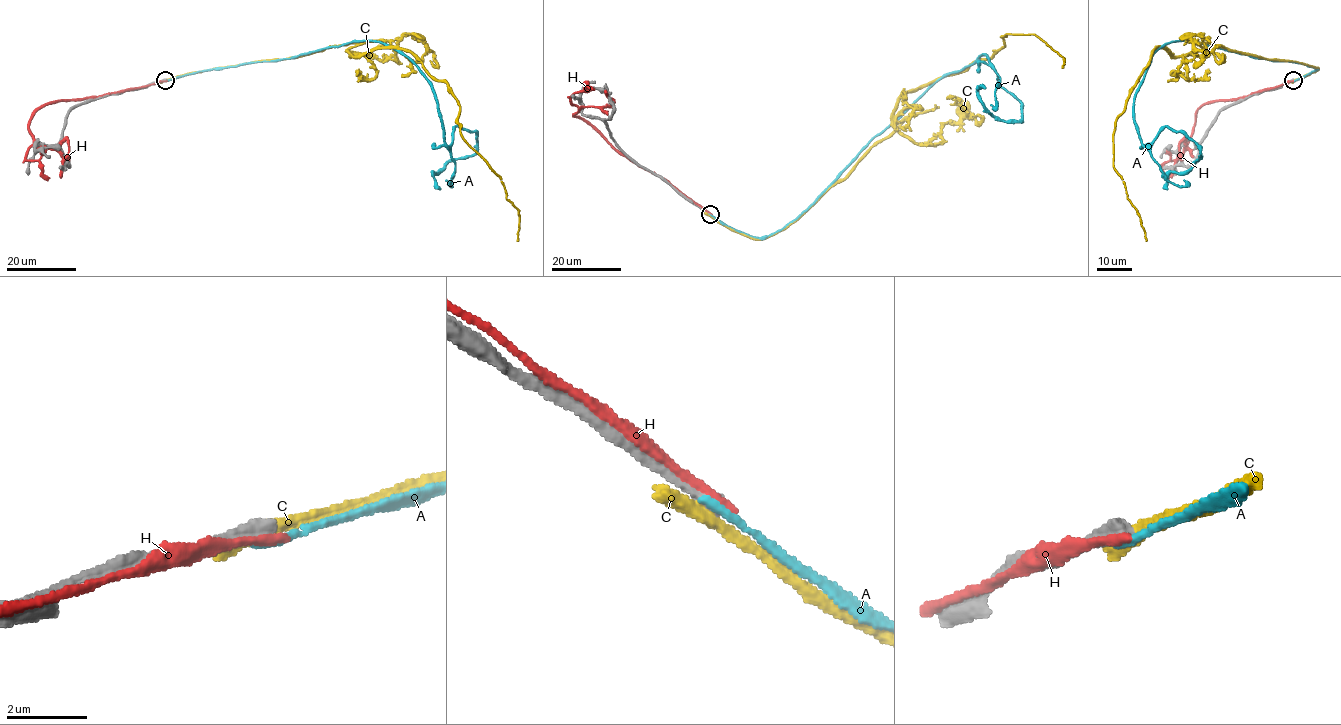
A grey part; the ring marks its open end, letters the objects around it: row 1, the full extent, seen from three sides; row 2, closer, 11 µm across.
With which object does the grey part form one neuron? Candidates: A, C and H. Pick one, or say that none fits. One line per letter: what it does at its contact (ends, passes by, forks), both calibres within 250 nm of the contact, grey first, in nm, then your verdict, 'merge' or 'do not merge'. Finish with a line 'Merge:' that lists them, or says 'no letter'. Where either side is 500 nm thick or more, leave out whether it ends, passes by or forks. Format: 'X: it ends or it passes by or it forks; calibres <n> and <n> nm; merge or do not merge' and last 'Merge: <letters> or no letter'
A: it ends; calibres 460 and 200 nm; do not merge
C: calibres 480 and 500 nm; do not merge
H: it passes by; calibres 280 and 360 nm; do not merge
Merge: no letter

